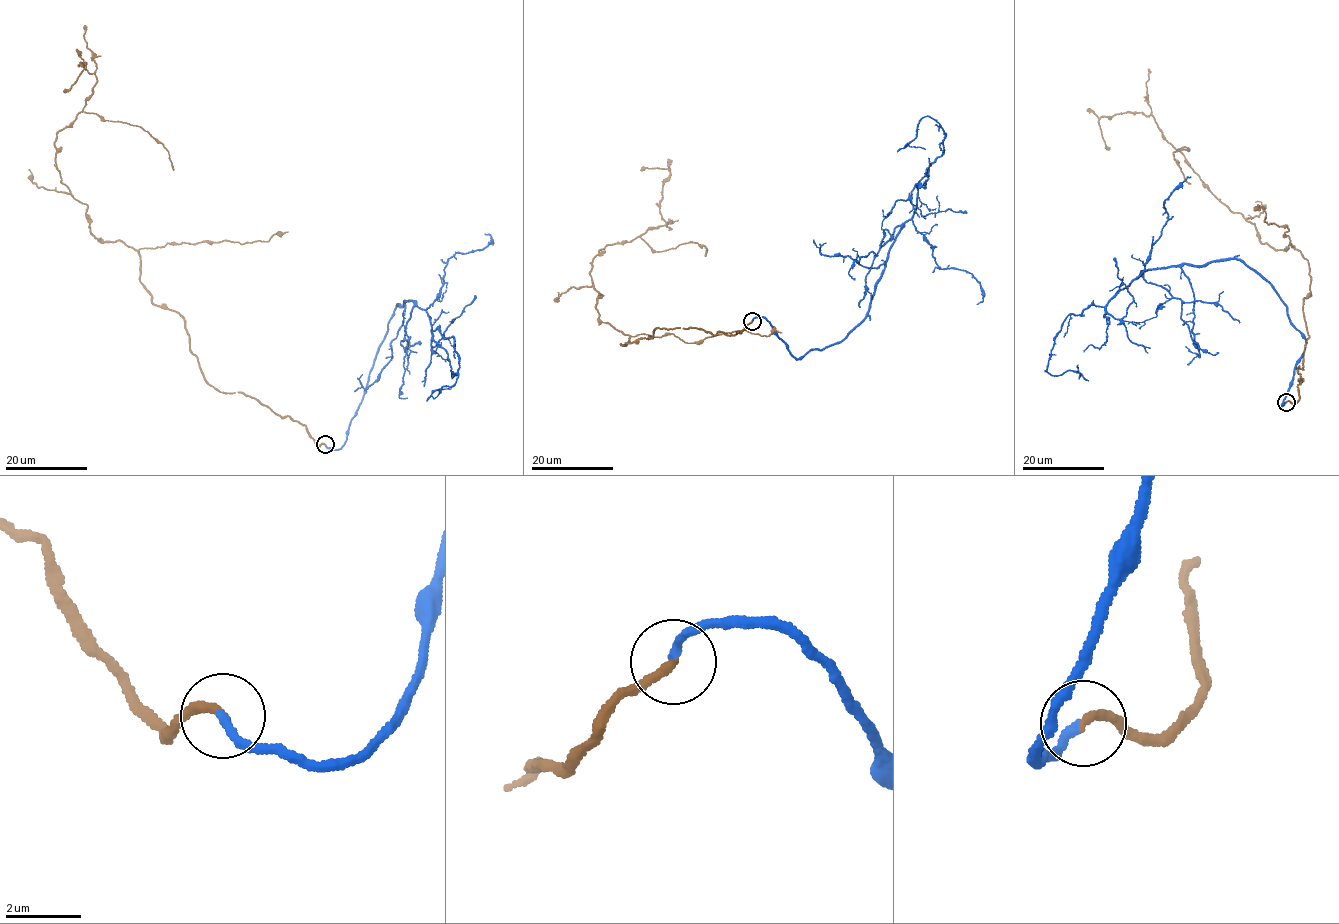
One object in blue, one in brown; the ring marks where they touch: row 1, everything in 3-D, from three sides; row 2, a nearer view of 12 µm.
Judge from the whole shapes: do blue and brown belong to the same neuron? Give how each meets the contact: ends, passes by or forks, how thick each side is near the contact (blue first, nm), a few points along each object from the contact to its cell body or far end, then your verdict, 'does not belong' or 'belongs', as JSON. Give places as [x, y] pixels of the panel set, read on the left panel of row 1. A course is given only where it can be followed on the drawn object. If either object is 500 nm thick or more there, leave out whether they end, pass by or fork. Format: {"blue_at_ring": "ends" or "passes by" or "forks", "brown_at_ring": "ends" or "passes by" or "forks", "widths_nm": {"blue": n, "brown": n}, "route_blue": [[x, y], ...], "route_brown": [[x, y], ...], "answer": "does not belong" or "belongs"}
{"blue_at_ring": "ends", "brown_at_ring": "ends", "widths_nm": {"blue": 240, "brown": 240}, "route_blue": [[325, 444], [344, 444], [404, 300], [424, 309], [432, 332], [454, 339], [456, 383], [431, 396], [451, 388]], "route_brown": [[325, 444], [215, 389], [136, 250], [91, 233], [55, 159], [96, 81], [85, 62], [64, 92]], "answer": "belongs"}

